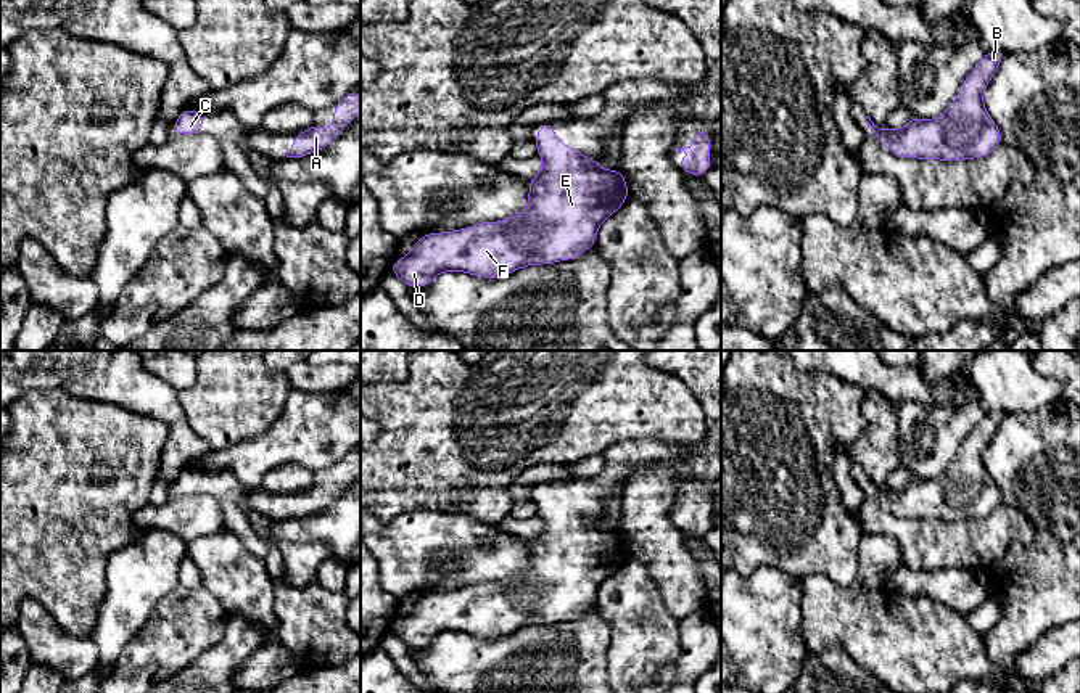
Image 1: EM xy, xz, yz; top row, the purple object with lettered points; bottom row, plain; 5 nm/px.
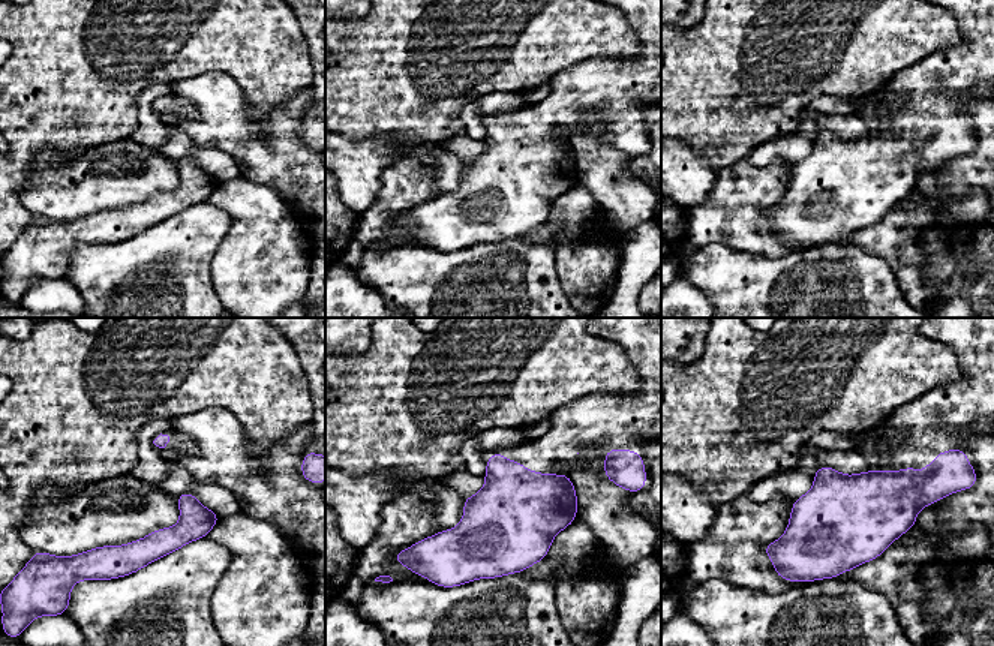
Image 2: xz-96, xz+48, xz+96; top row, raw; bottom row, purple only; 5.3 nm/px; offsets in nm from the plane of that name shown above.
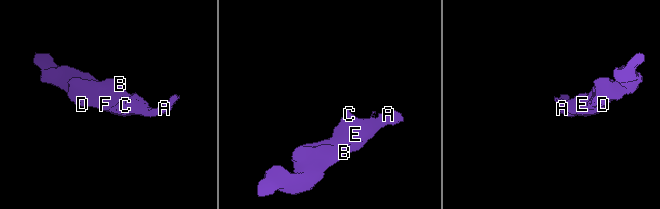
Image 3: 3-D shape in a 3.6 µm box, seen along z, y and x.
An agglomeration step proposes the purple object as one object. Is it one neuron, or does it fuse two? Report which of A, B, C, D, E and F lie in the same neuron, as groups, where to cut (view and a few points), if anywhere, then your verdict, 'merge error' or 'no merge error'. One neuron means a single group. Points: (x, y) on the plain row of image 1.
A B C D E F | no cut | no merge error

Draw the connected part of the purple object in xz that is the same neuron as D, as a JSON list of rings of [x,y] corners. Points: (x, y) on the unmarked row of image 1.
[[[555,484],[539,487],[533,498],[542,531],[530,539],[528,564],[518,576],[499,582],[480,582],[473,587],[422,595],[412,611],[396,619],[390,629],[407,648],[427,648],[443,632],[464,632],[481,638],[499,638],[526,625],[571,621],[596,606],[600,584],[613,576],[629,558],[621,531],[608,531],[596,519],[560,502]]]

